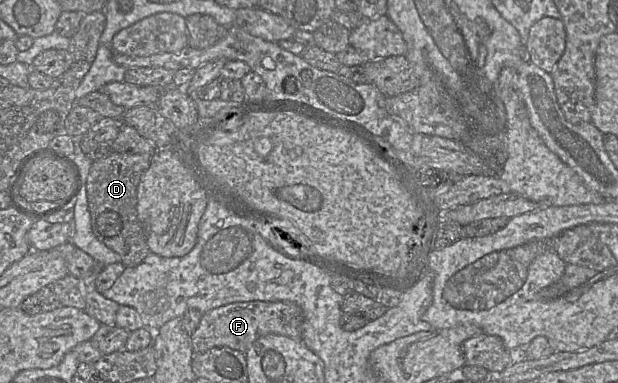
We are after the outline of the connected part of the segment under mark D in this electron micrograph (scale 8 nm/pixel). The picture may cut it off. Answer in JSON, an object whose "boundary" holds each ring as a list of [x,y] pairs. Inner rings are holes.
{"boundary":[[[112,151],[94,160],[87,177],[86,190],[91,228],[97,239],[118,253],[125,267],[136,267],[151,252],[137,215],[137,189],[142,174],[151,160],[147,153],[118,153]]]}

